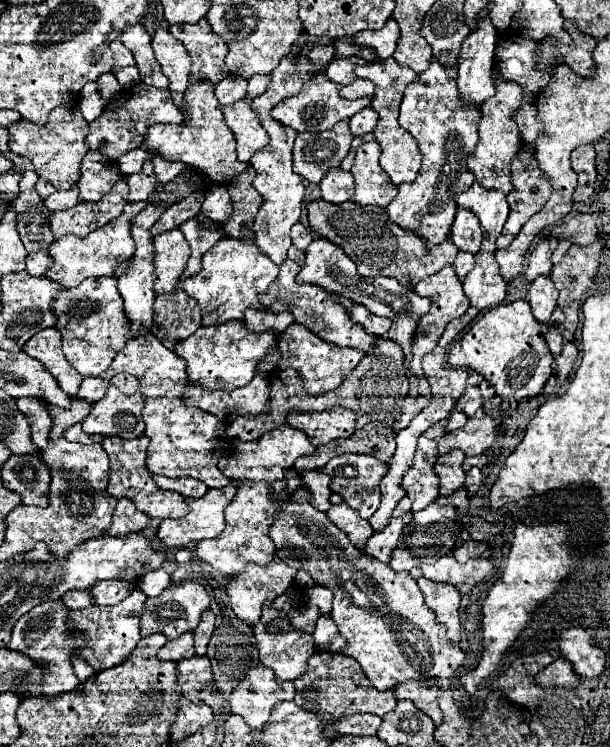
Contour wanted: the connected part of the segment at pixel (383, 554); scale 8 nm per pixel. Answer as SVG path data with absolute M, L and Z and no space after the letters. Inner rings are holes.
M405 515L405 517L399 517L399 519L391 517L389 525L383 531L377 531L377 533L371 535L371 539L367 541L367 547L365 547L365 555L375 557L377 561L389 563L389 557L391 557L393 549L397 547L401 531L409 521L411 521L411 515Z

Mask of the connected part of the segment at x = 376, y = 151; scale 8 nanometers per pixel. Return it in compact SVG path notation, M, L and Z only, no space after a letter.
M375 141L363 143L357 149L355 165L351 173L355 175L355 203L377 205L385 209L397 197L397 185L391 183L389 175L379 165L381 149Z

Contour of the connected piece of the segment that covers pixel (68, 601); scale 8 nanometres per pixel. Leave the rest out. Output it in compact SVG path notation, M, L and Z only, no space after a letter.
M69 591L61 597L61 603L67 607L67 609L83 609L83 607L91 607L93 605L93 597L87 593L87 591Z

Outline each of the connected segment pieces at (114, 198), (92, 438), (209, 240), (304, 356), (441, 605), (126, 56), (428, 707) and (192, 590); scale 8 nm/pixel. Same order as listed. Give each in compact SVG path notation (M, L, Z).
M123 177L113 185L109 195L105 195L105 199L101 199L97 203L81 201L73 209L51 213L49 227L55 237L63 237L63 235L85 237L91 231L107 225L109 221L113 221L121 215L123 207L127 205L128 193L129 187Z
M73 425L73 429L69 427L69 429L65 431L65 439L67 439L67 441L77 441L77 443L101 443L105 437L103 437L103 435L83 433L81 425Z
M189 219L185 221L181 227L179 227L185 235L190 248L191 248L191 257L189 257L189 263L187 263L187 269L183 271L181 279L193 275L199 271L201 267L201 255L213 247L213 243L217 243L225 233L221 229L221 225L205 225L201 223L199 219Z
M293 323L285 335L281 337L279 341L279 349L281 349L281 361L277 363L279 369L285 369L285 367L293 367L301 373L303 377L303 387L309 391L309 393L325 393L325 391L333 391L337 389L345 375L349 371L355 369L355 365L363 359L365 353L357 351L357 349L347 349L347 347L335 347L333 343L327 343L323 339L319 339L317 335L313 335L305 325L301 323Z
M421 577L417 583L425 595L427 607L435 611L437 623L443 623L447 627L447 639L453 645L457 645L459 637L461 637L461 621L459 621L461 593L453 585L435 583L425 577Z
M115 39L115 41L111 43L111 51L113 51L115 67L127 67L127 65L133 65L133 53L131 53L119 39Z
M409 679L405 683L399 683L395 687L395 699L409 699L415 703L417 709L421 709L425 715L429 715L433 719L435 725L443 723L443 715L439 711L437 705L437 695L439 695L439 687L435 685L433 679Z
M171 583L161 595L157 597L147 597L145 607L141 611L141 637L153 635L153 633L161 633L167 639L177 639L181 633L193 631L199 625L201 619L201 611L205 611L209 607L209 595L205 591L203 585L199 583Z

